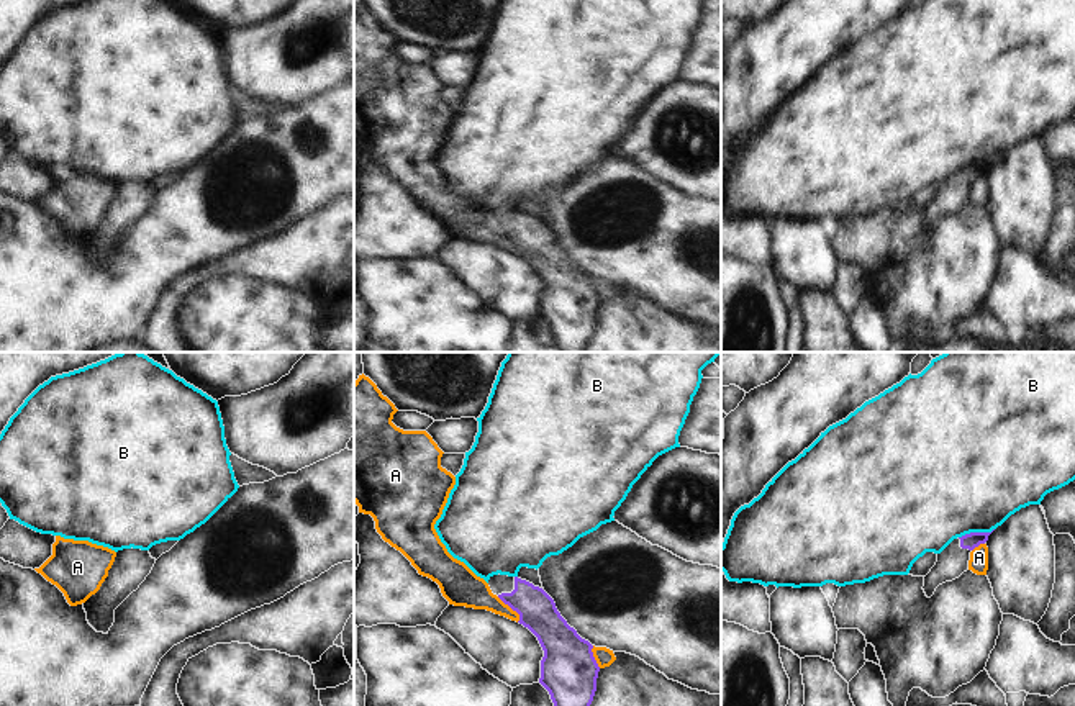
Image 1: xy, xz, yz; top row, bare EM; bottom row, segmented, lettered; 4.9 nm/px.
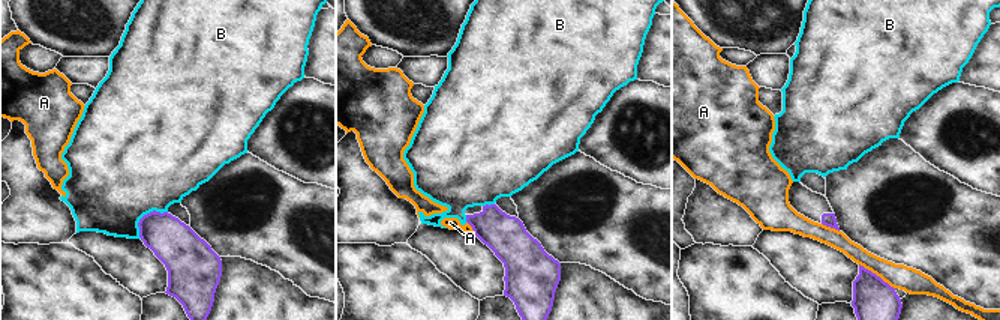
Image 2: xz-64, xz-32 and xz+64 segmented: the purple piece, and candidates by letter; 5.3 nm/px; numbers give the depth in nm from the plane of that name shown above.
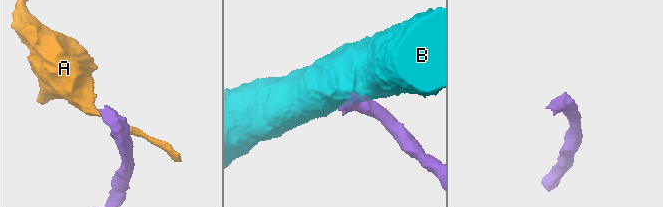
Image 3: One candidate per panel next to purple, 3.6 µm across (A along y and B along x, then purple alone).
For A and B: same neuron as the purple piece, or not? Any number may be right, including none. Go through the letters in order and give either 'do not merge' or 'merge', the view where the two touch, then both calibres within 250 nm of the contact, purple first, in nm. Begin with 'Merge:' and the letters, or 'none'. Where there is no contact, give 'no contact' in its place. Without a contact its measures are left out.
Merge: none
A: do not merge | xz | 180/170 nm
B: do not merge | yz | 80/500 nm

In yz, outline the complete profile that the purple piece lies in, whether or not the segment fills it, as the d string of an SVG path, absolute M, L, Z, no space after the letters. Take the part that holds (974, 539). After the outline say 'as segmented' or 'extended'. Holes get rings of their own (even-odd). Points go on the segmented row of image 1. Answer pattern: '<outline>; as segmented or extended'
M970 532L954 539L941 554L931 572L924 577L924 593L931 598L936 588L959 578L968 570L970 552L985 544L991 532Z; extended

